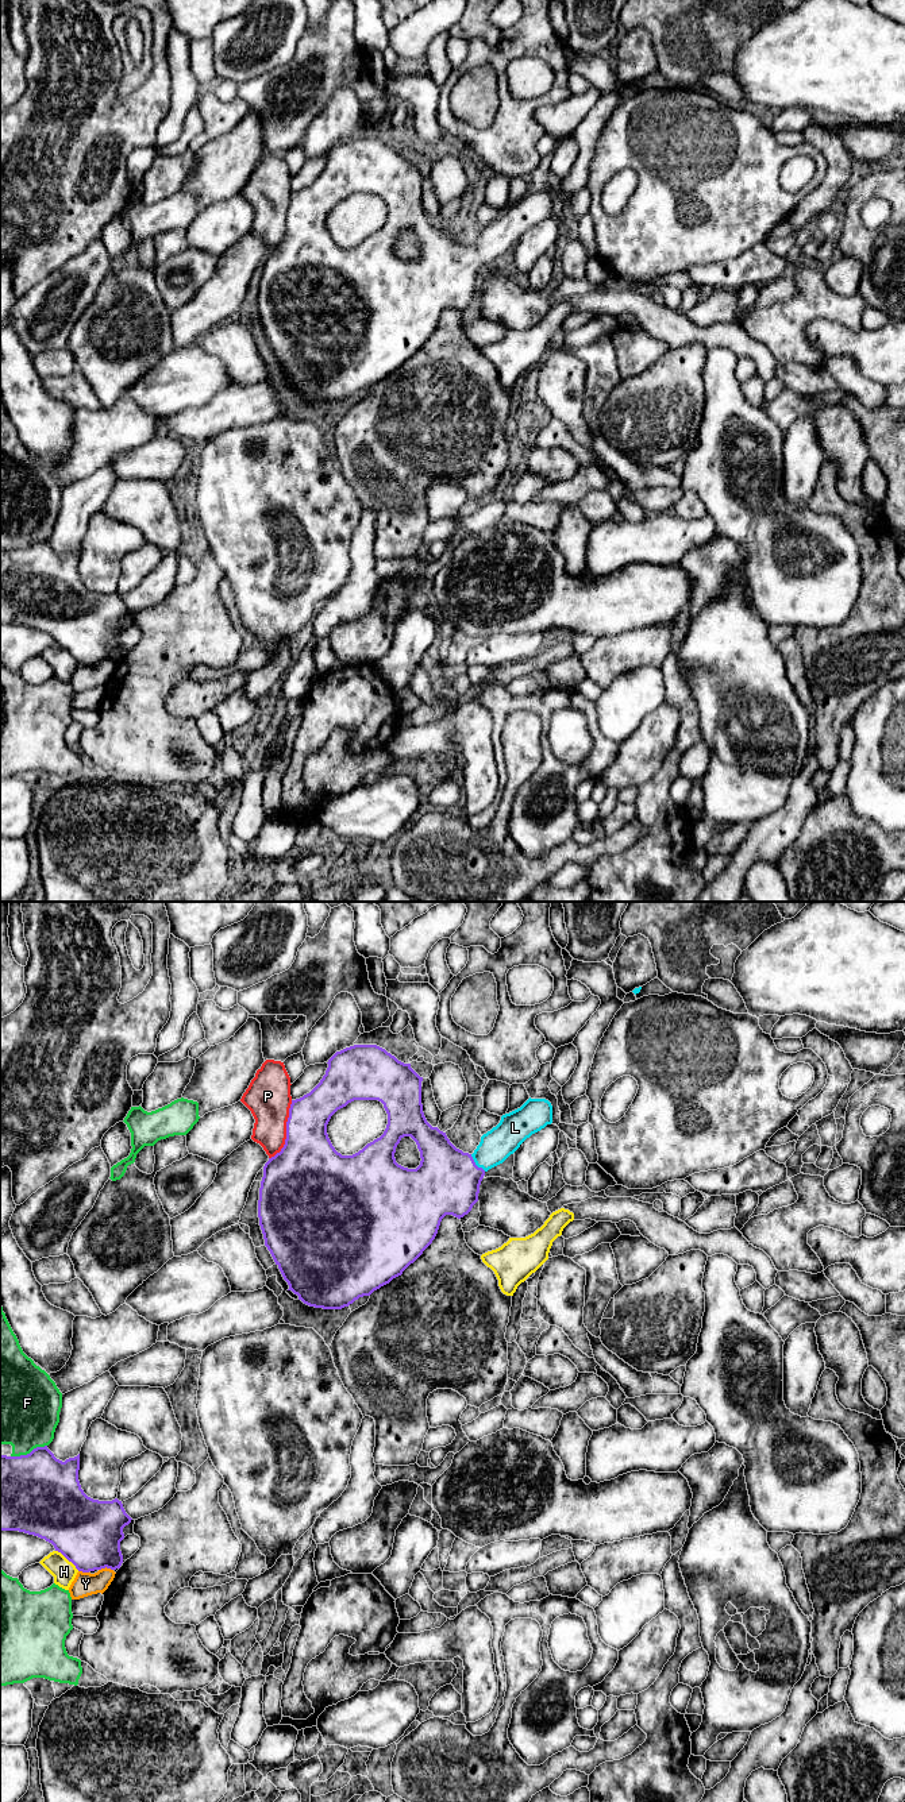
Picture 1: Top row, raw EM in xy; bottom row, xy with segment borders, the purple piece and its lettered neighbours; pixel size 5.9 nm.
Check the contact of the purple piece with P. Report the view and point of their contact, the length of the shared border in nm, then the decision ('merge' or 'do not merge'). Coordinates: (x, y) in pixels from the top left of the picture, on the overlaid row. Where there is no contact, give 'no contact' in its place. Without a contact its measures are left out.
meets purple in xy at (287, 1131); contact 380 nm long; do not merge

